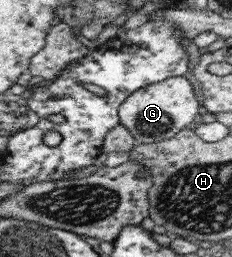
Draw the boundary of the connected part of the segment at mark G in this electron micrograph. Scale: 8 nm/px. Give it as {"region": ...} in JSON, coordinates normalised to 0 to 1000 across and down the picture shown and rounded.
{"region":[[[793,296],[728,300],[685,323],[647,323],[556,366],[517,416],[517,479],[599,560],[677,556],[741,537],[797,486],[853,463],[858,393]]]}

